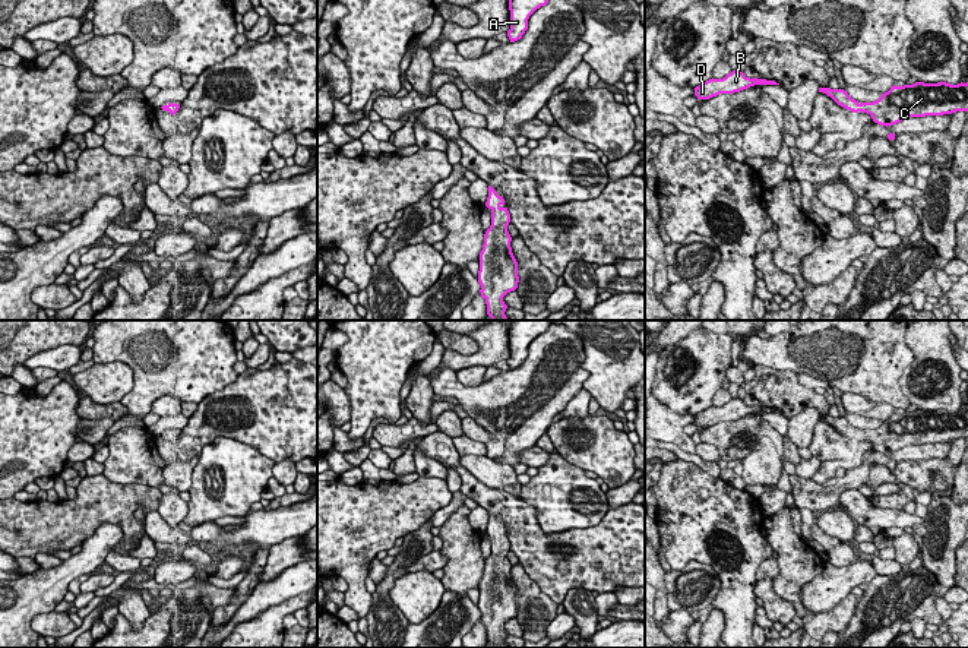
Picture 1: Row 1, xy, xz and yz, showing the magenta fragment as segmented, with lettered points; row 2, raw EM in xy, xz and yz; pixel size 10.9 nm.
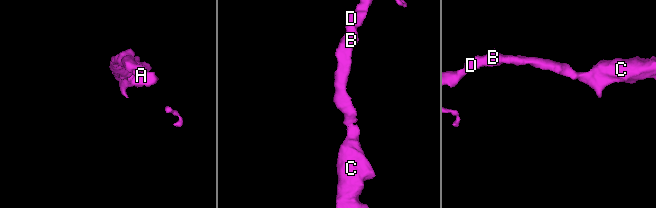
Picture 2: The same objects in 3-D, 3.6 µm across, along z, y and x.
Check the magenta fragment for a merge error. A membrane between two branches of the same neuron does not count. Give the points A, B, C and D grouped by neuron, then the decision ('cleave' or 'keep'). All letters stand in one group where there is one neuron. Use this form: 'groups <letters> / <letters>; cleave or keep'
groups A B C D; keep

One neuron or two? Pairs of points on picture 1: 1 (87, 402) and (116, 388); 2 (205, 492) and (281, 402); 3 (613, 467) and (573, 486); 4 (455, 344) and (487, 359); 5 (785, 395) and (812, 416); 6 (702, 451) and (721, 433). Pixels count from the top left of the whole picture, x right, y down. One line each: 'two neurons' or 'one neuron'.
1: two neurons
2: two neurons
3: two neurons
4: two neurons
5: two neurons
6: two neurons

